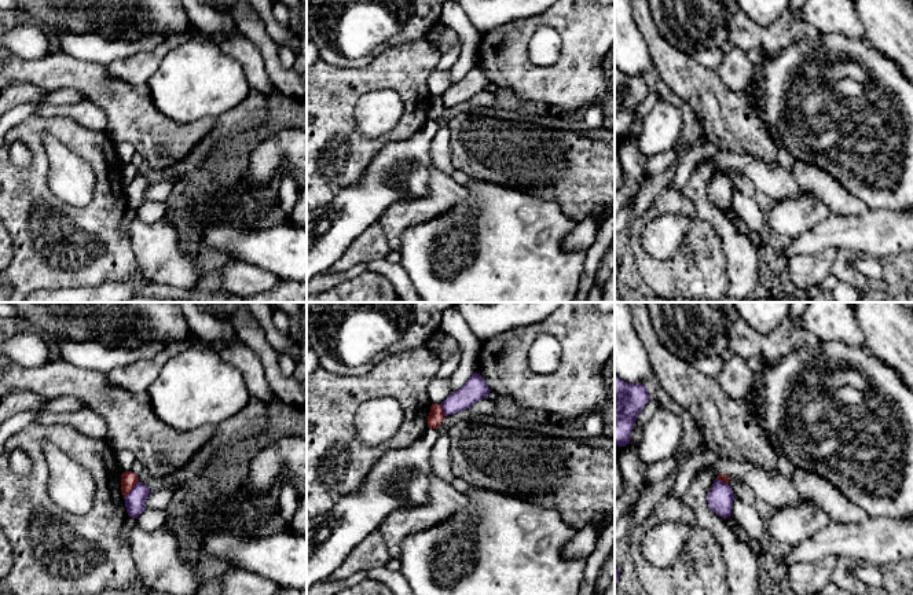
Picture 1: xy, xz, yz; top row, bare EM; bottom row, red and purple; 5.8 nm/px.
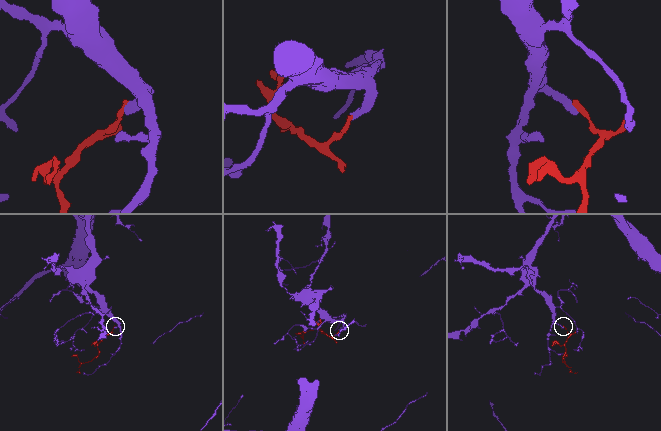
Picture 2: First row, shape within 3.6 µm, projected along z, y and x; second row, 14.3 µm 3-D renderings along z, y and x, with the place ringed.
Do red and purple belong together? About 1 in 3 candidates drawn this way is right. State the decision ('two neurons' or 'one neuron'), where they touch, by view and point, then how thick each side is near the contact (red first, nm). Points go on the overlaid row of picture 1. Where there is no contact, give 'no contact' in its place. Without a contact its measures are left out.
two neurons; contact xy (131, 489); calibres 100 and 120 nm

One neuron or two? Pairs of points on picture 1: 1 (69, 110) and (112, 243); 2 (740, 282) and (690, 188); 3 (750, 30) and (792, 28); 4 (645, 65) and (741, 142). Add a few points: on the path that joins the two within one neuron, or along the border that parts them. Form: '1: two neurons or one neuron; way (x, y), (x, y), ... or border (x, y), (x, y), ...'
1: two neurons; border (43, 116), (70, 117), (91, 129), (102, 131)
2: one neuron; way (740, 259), (740, 250), (710, 212)
3: one neuron; way (761, 33), (781, 33)
4: two neurons; border (645, 37), (655, 69)

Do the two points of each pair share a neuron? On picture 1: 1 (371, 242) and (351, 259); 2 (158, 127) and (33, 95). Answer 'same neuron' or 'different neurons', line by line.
1: same neuron
2: different neurons

